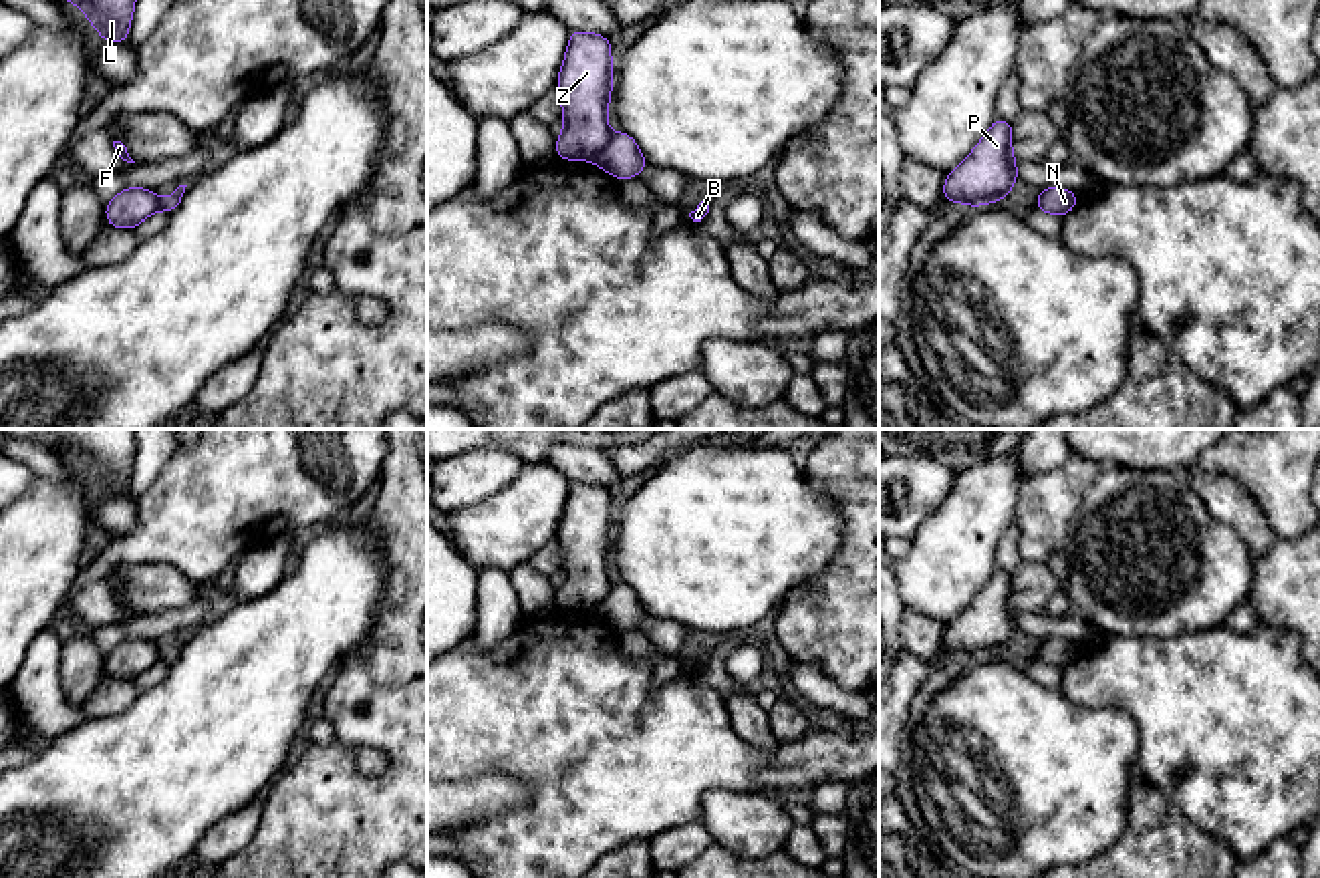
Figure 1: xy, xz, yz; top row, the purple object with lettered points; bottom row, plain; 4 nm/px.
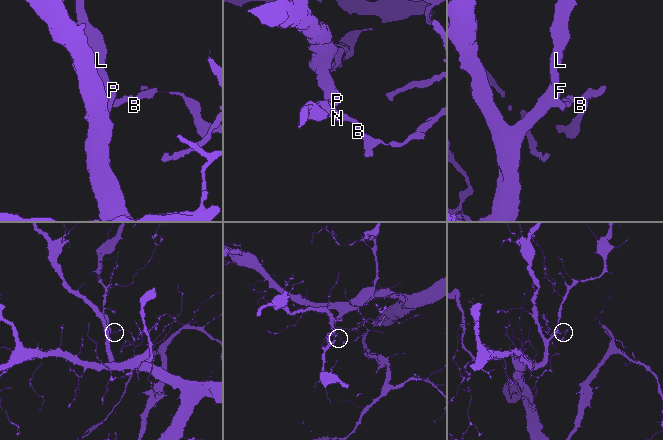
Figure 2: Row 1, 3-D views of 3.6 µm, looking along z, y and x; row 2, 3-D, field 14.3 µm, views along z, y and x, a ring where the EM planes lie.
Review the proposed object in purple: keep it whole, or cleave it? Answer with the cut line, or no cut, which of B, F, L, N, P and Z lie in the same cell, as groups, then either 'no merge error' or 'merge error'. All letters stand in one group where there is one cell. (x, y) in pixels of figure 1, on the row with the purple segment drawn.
xz (611, 135), (589, 160) | B N / F L P Z | merge error

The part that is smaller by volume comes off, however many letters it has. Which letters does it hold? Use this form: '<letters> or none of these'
B, N

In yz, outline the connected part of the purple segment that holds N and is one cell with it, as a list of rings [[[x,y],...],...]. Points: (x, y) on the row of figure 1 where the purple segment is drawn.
[[[1046,187],[1040,189],[1034,209],[1064,217],[1076,207],[1078,197],[1080,195],[1064,187]]]

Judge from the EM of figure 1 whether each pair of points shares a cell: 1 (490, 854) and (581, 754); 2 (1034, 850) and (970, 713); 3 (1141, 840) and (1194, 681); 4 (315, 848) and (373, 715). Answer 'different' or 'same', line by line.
1: same
2: same
3: different
4: same

